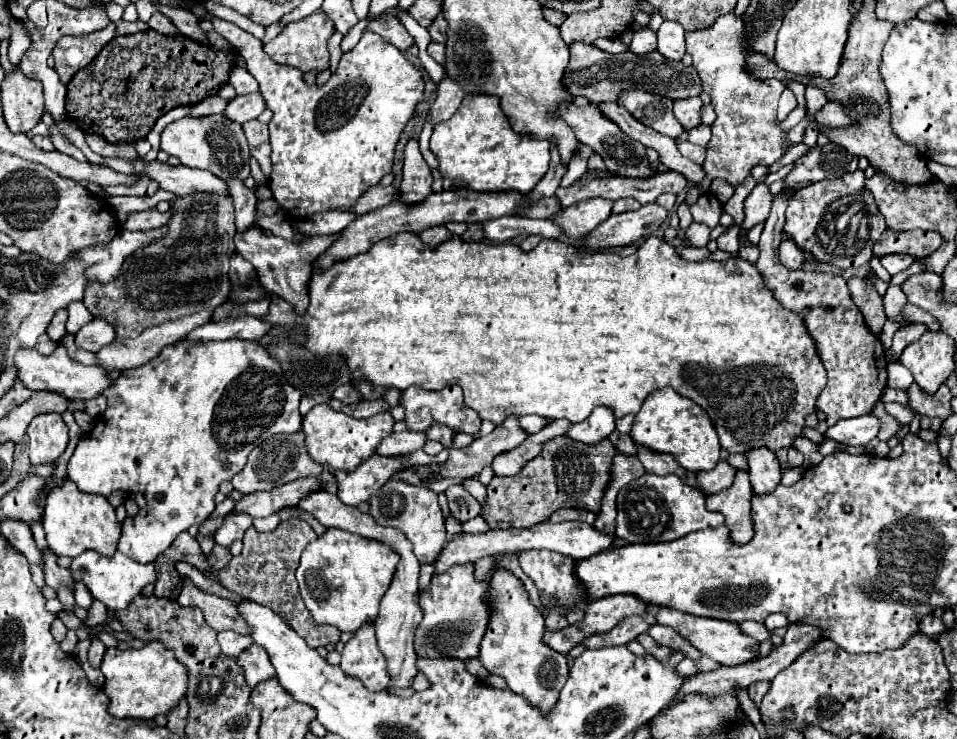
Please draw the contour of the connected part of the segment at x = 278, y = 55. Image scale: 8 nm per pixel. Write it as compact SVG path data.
M313 12L309 16L305 16L303 20L297 20L297 22L289 22L281 34L277 38L273 38L269 44L265 44L265 52L269 54L271 60L279 62L279 64L289 64L289 66L297 66L299 70L303 72L309 72L309 70L315 70L315 72L321 72L321 70L327 70L329 66L329 52L327 52L327 40L329 36L335 32L333 28L333 22L323 14L323 12Z

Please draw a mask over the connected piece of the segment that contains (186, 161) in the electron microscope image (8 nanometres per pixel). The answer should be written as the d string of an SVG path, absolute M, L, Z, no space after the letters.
M223 114L203 116L203 118L181 118L171 122L161 134L161 150L173 154L181 160L183 166L209 170L211 174L227 180L239 178L245 180L249 176L249 148L245 134L237 122L225 120Z

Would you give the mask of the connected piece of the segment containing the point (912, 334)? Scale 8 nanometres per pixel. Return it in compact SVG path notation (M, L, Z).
M907 324L907 326L903 326L903 328L893 336L893 346L891 346L893 358L897 360L897 358L901 356L901 352L903 352L903 348L905 348L907 344L915 342L925 330L927 330L927 326L923 326L923 324Z

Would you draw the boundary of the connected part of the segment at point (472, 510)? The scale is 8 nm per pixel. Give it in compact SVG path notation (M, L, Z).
M453 486L453 488L447 488L445 490L445 496L449 500L449 508L451 508L451 514L459 520L459 522L465 522L469 518L475 518L479 516L479 502L463 488L463 486Z

